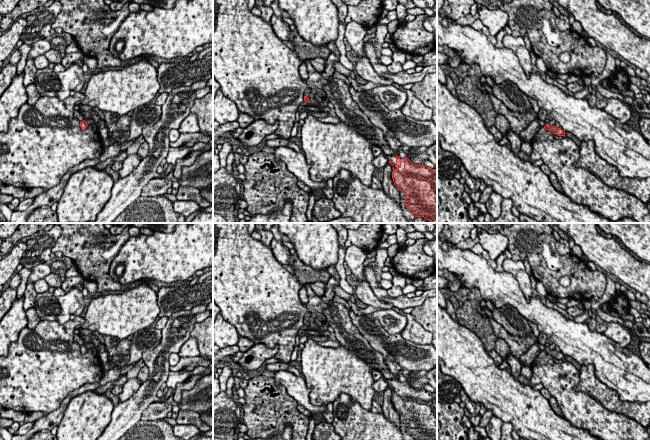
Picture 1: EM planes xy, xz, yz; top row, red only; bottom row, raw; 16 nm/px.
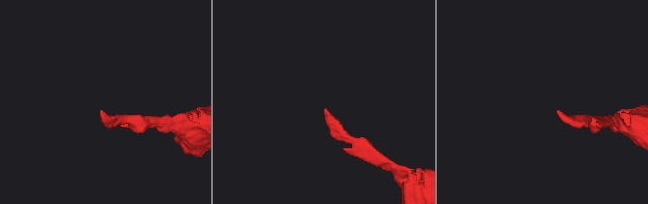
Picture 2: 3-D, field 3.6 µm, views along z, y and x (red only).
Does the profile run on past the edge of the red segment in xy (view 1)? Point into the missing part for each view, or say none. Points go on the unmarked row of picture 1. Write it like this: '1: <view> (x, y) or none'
1: none

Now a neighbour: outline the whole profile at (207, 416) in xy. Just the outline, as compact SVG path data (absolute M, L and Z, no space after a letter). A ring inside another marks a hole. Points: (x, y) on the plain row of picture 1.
M210 409L201 413L201 420L213 429L213 412Z

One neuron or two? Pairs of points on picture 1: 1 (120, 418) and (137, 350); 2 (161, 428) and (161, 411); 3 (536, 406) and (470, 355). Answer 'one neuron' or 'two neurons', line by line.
1: two neurons
2: two neurons
3: one neuron

